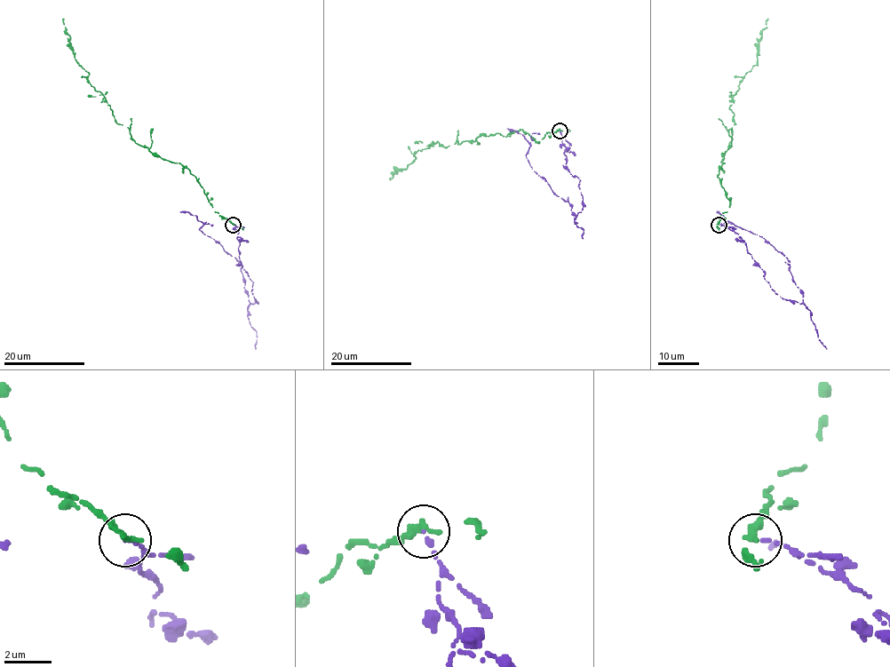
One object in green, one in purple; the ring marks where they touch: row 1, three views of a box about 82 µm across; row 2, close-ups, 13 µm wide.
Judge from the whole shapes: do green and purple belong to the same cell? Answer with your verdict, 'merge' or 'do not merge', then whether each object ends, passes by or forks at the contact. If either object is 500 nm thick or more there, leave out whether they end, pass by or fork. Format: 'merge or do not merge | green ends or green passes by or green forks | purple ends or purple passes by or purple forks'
do not merge | green ends | purple ends

